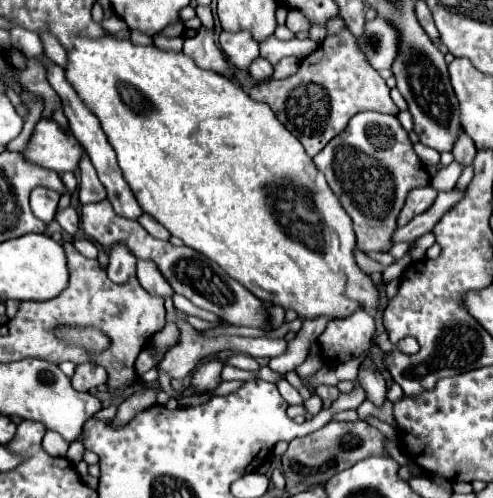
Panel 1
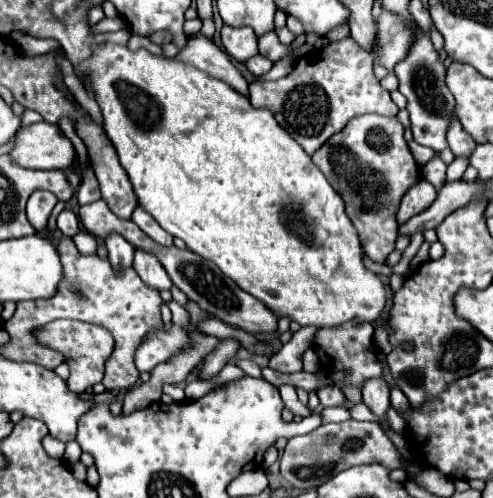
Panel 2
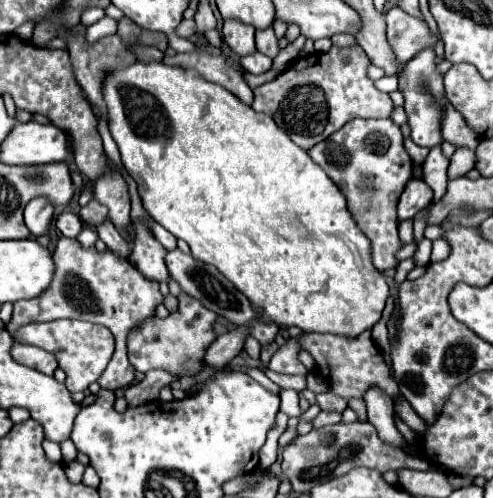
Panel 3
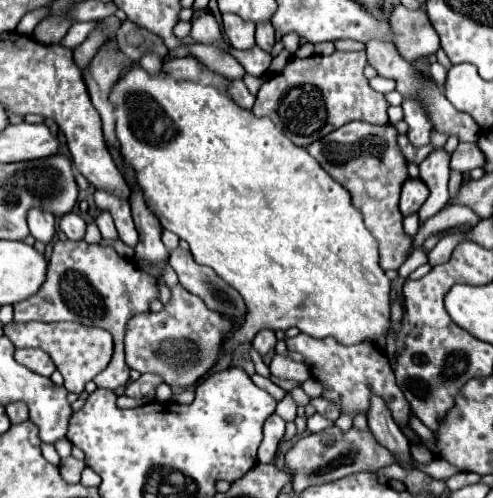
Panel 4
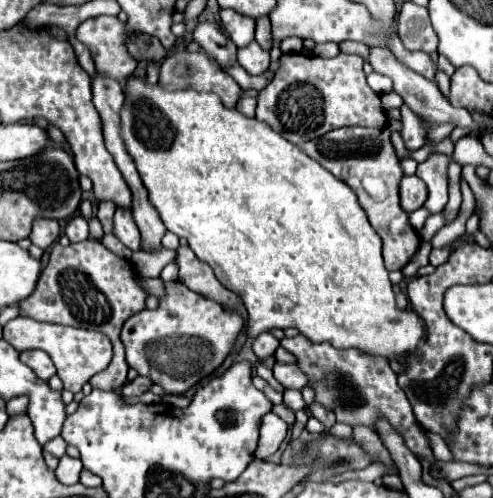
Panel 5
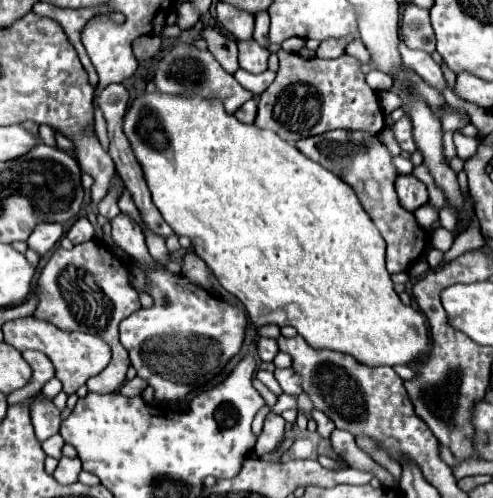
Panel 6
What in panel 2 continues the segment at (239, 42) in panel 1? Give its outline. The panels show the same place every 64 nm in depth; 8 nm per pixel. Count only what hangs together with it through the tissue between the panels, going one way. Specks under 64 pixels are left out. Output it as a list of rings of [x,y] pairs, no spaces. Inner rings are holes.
[[[222,28],[222,46],[238,62],[246,62],[258,54],[258,42],[252,28]]]

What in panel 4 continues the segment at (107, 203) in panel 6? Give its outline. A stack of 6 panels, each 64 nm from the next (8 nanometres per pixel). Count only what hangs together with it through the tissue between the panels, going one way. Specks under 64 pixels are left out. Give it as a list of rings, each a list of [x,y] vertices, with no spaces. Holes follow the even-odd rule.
[[[106,210],[96,218],[96,224],[98,224],[100,234],[102,234],[104,240],[116,240],[116,238],[118,238],[118,232],[116,232],[116,228],[114,228],[112,216],[108,216]]]

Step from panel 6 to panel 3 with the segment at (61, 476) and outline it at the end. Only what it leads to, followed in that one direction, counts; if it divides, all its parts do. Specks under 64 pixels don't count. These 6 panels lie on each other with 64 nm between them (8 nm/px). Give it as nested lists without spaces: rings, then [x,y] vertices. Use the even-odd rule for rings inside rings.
[[[78,460],[64,464],[64,470],[66,470],[66,476],[68,476],[68,478],[72,478],[74,482],[80,482],[80,480],[82,480],[82,474],[84,474],[84,466],[82,466]]]

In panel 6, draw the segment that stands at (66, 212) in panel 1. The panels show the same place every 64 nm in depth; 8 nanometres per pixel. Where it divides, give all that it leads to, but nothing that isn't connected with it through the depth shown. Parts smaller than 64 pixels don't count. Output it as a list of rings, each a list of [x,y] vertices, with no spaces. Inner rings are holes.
[[[82,216],[72,224],[72,228],[66,232],[66,236],[72,240],[72,244],[88,242],[94,238],[94,226],[88,222],[86,216]]]

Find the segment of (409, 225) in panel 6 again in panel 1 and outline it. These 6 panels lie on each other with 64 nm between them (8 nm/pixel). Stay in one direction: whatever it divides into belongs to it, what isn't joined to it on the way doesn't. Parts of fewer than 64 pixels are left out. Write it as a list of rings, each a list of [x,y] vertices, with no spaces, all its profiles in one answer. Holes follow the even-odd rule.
[[[374,110],[358,112],[348,122],[346,130],[314,156],[314,164],[324,172],[328,186],[352,218],[356,246],[362,252],[386,252],[408,192],[430,184],[430,174],[424,170],[408,132],[400,126],[398,118]]]

